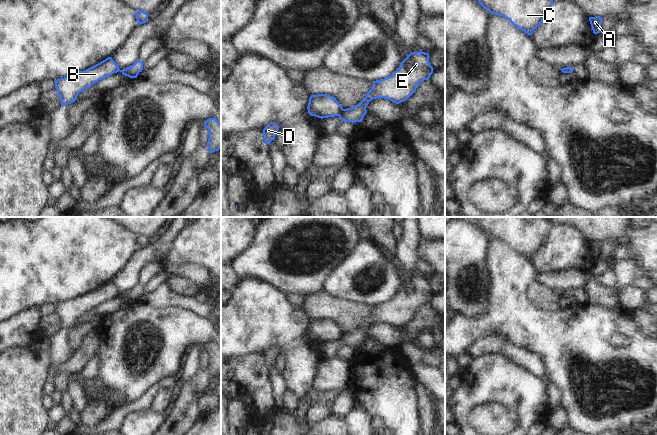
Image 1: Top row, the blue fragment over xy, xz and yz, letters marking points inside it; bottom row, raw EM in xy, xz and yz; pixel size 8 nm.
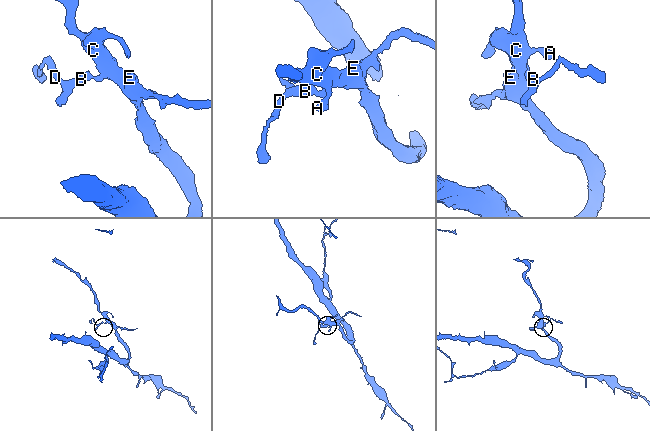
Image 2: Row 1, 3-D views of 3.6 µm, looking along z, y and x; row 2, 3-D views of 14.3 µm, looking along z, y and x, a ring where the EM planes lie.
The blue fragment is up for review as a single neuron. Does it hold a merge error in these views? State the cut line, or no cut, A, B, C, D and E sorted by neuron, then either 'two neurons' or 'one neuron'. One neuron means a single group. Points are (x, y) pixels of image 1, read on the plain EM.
cut in xz along (343, 333), (339, 340); A C E / B D; two neurons

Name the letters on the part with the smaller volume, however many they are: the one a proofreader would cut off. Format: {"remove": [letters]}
{"remove": ["B", "D"]}

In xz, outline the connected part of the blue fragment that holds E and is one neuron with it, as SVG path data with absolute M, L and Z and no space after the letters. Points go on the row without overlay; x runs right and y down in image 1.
M411 276L391 300L373 305L364 323L352 332L343 333L339 342L344 346L362 346L367 329L376 322L384 322L396 328L406 325L421 305L429 304L433 294L428 277Z

